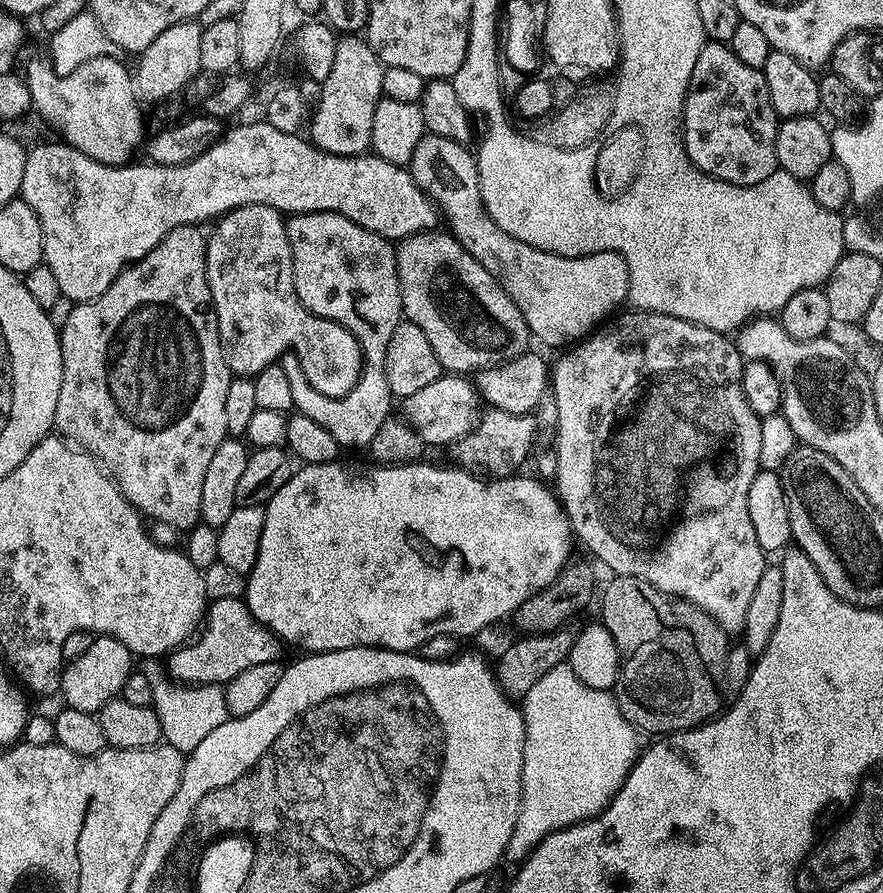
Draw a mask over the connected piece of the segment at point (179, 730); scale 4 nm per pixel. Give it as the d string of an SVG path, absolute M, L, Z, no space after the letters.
M157 679L154 683L152 707L156 709L160 719L160 735L179 752L190 754L198 746L202 746L202 742L208 735L214 734L218 726L230 719L224 697L225 689L219 684L185 686L183 683L168 680Z

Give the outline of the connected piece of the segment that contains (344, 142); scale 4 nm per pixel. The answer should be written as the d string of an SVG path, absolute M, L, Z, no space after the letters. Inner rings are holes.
M344 34L339 38L341 40L337 42L336 49L332 54L330 52L332 65L329 68L327 65L326 75L318 88L316 113L310 116L310 140L321 152L335 156L359 156L370 148L374 110L385 95L386 68L376 57L376 51L367 39L356 34Z

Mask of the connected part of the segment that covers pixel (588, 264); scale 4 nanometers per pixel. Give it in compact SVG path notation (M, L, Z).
M425 134L420 137L412 152L410 171L416 185L425 196L436 205L439 215L448 225L447 231L467 249L476 260L486 266L486 270L502 281L504 288L518 306L528 323L528 331L544 344L566 344L587 337L595 324L611 310L615 304L624 304L628 295L628 271L626 262L616 252L593 252L591 256L560 256L556 252L543 252L530 246L502 230L488 216L480 197L480 175L476 169L476 157L464 149L459 140L448 136Z

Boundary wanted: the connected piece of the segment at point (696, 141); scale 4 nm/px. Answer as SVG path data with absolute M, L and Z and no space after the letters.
M705 43L684 99L682 135L688 161L699 172L738 186L754 186L778 171L778 117L761 69L746 66L728 44Z

